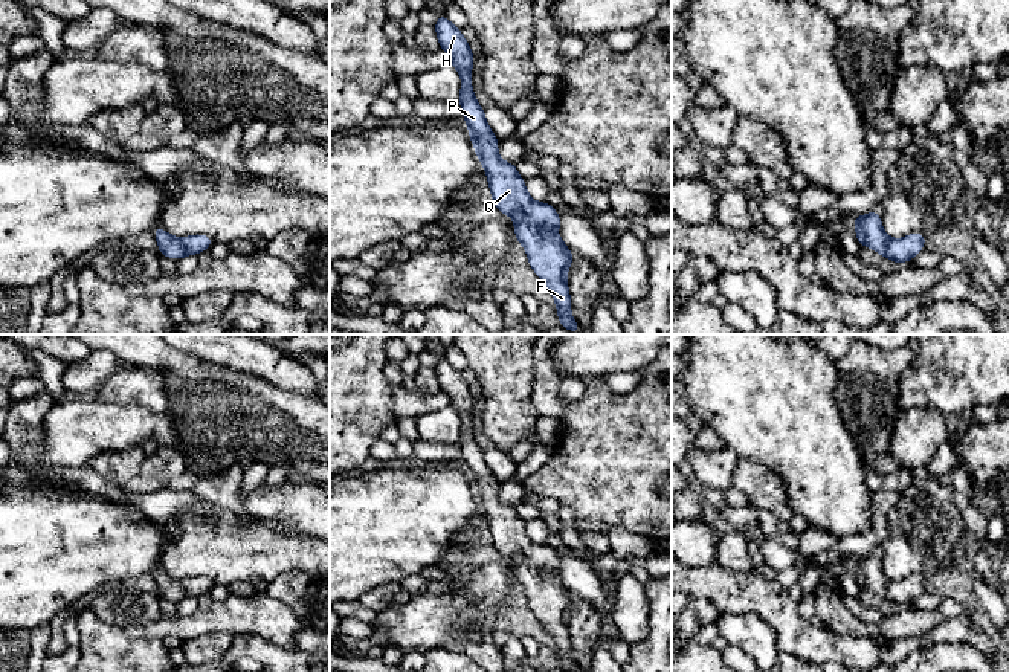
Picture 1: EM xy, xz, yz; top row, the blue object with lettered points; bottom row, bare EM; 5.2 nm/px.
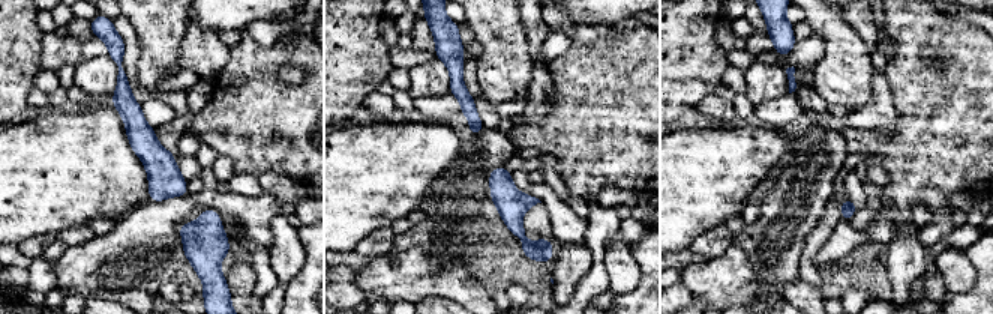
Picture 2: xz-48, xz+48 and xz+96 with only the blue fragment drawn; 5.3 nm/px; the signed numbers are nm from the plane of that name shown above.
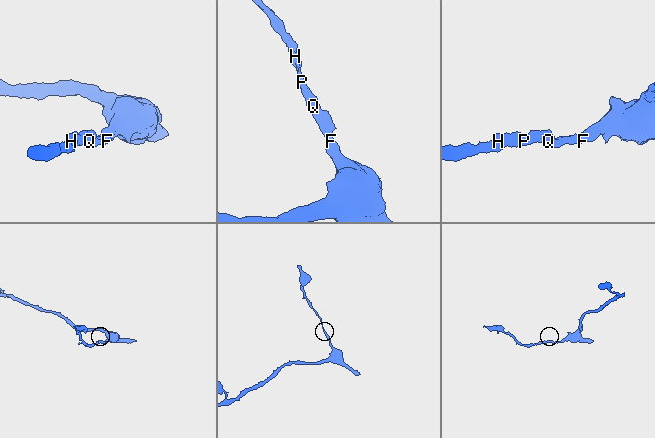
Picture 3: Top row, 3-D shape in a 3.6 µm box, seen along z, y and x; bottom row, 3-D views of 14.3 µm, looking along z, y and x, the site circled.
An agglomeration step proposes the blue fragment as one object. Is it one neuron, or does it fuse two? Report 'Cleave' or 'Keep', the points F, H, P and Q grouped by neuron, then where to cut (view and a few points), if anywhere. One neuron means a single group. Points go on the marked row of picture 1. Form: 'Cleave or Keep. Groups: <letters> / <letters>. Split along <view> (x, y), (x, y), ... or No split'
Keep. Groups: F H P Q. No split

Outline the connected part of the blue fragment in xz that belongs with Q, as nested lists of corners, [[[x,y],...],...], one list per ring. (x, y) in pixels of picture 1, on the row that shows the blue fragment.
[[[438,14],[434,24],[440,47],[449,55],[461,76],[458,102],[469,128],[469,136],[478,160],[484,165],[493,205],[501,214],[514,218],[516,240],[525,247],[528,264],[543,281],[554,296],[559,325],[580,333],[580,325],[571,316],[571,295],[566,273],[574,261],[574,254],[560,237],[559,212],[548,202],[534,202],[525,188],[514,163],[499,159],[499,139],[485,122],[485,110],[476,102],[472,87],[473,53],[459,27],[453,26],[444,15]]]

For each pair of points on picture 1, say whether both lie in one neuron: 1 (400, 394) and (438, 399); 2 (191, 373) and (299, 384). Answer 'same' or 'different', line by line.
1: same
2: different

